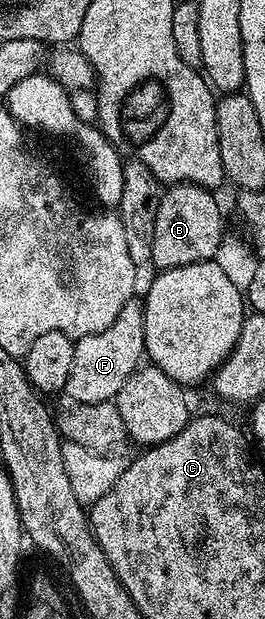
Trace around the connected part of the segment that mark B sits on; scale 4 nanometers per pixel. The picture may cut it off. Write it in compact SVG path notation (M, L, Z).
M175 184L162 193L162 201L156 210L156 230L152 230L152 258L150 264L158 270L192 266L213 261L224 235L222 229L222 208L215 193L199 184Z

